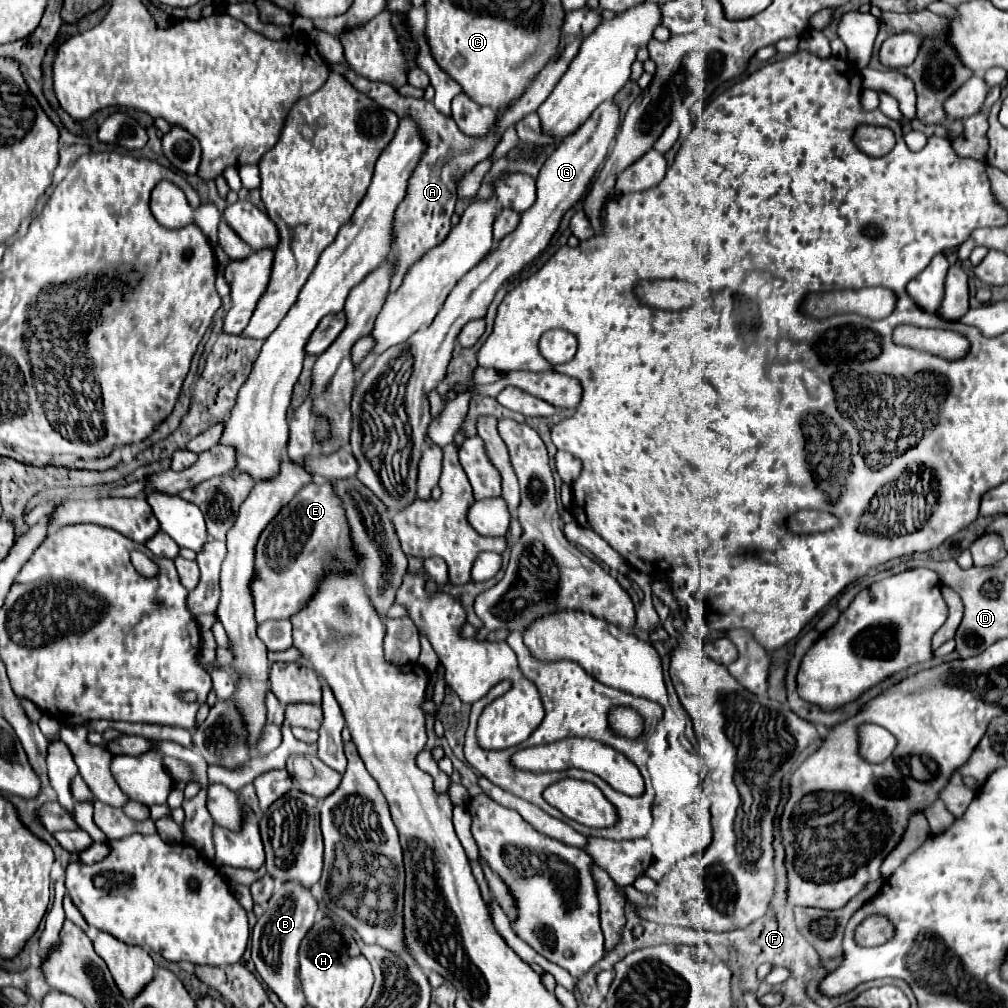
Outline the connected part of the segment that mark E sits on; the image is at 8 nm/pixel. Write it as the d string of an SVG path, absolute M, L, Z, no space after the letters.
M305 485L259 535L255 547L255 579L249 587L257 625L273 617L289 619L313 595L325 569L357 571L353 559L345 515L331 485Z

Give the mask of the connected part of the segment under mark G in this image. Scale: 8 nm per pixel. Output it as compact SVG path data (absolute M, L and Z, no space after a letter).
M609 99L605 101L601 107L597 107L597 111L593 111L593 119L585 121L585 127L581 127L581 131L575 131L573 135L569 135L569 139L563 139L549 155L549 159L545 161L545 165L539 171L537 177L537 201L533 203L533 207L529 207L523 215L521 221L517 225L517 229L513 233L509 233L505 239L499 241L497 249L487 255L477 267L473 267L473 271L469 271L469 275L465 275L465 279L461 279L461 283L457 283L457 287L451 291L449 299L445 301L445 307L439 311L437 319L427 327L417 331L417 335L413 335L409 339L409 351L413 355L413 373L409 377L407 383L407 397L405 397L405 405L407 405L407 415L411 415L411 441L413 441L413 453L411 453L411 461L409 461L409 479L405 481L405 491L401 495L393 495L387 491L387 487L383 485L379 473L371 467L369 459L365 457L363 449L361 449L361 437L363 437L363 429L361 429L361 411L363 411L363 401L365 395L371 391L371 381L373 375L367 373L363 377L363 381L359 383L355 395L353 395L353 403L351 403L351 411L353 411L353 429L351 429L351 451L353 455L357 455L359 461L359 471L357 477L373 491L377 493L377 497L387 503L391 515L395 515L401 507L407 507L413 499L415 499L415 481L417 481L417 463L421 457L421 451L425 447L425 433L429 427L429 403L427 403L427 391L435 389L439 385L439 381L445 377L445 369L447 363L451 359L451 351L453 351L453 343L455 337L459 335L459 331L463 329L465 323L469 323L471 319L483 317L487 313L489 303L493 301L497 289L515 273L519 273L529 261L533 261L551 241L553 233L559 227L561 217L583 197L583 193L587 191L587 185L591 181L591 177L595 175L597 167L603 163L603 159L607 157L609 145L615 139L617 133L617 125L619 125L619 111L615 107L615 103Z

